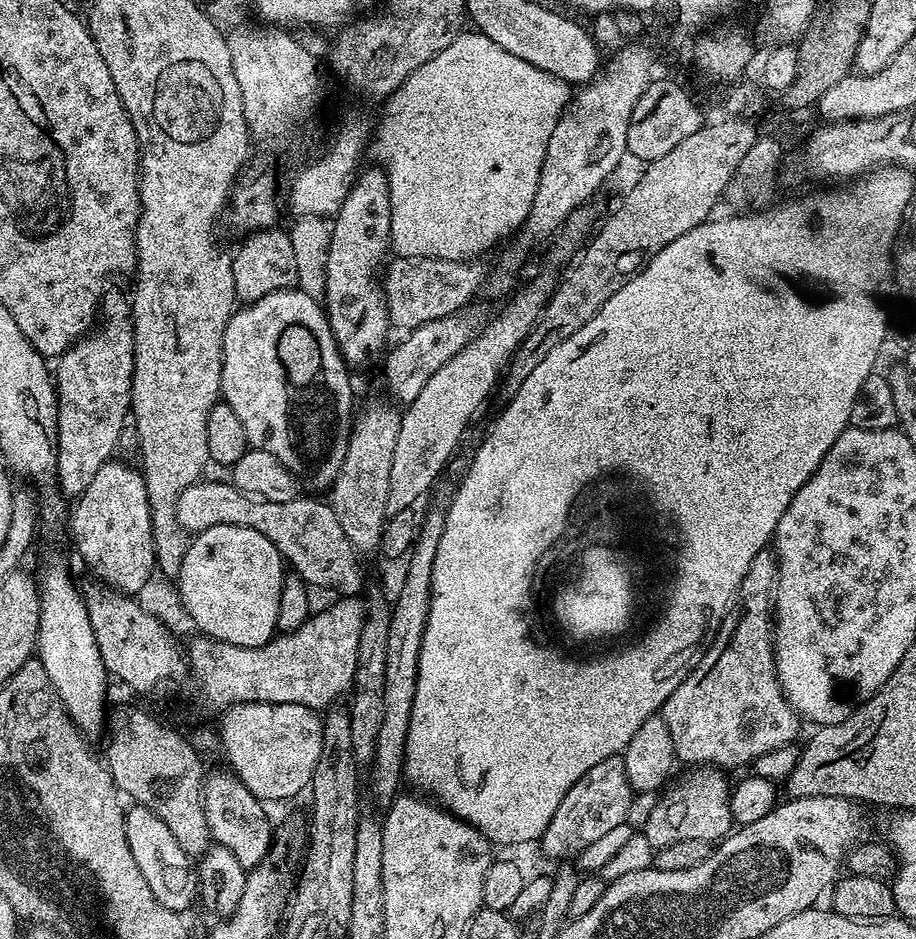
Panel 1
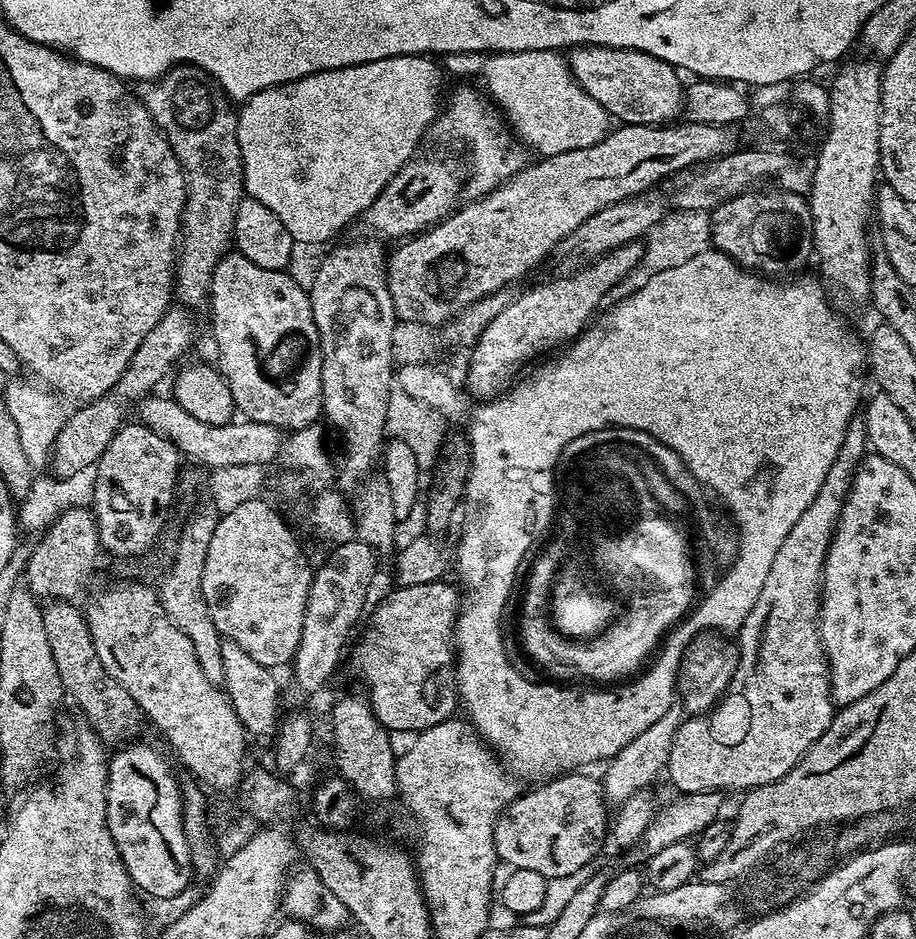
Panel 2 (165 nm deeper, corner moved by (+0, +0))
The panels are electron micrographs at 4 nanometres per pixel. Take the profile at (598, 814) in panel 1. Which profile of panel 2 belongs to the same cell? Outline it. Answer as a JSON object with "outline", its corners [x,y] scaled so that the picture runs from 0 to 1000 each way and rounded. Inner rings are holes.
{"outline":[[[636,821],[621,822],[607,830],[591,834],[582,843],[573,842],[563,849],[547,865],[539,880],[539,901],[543,913],[555,919],[556,925],[584,927],[600,939],[616,937],[628,929],[633,929],[651,912],[655,894],[660,892],[666,882],[666,856],[659,848],[659,836],[646,826],[636,826]]]}

